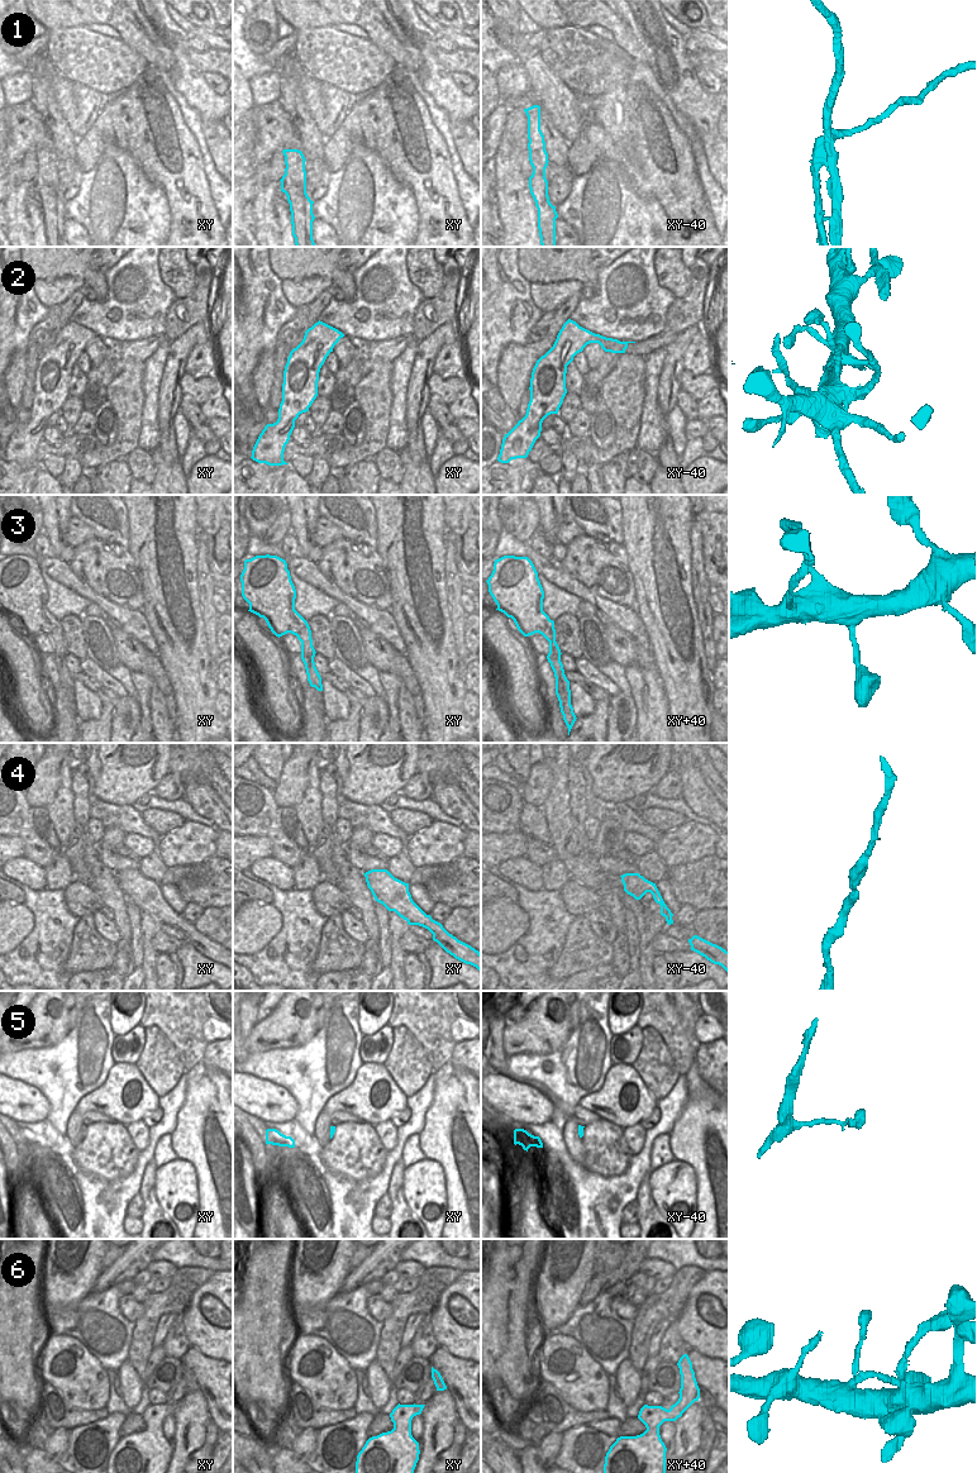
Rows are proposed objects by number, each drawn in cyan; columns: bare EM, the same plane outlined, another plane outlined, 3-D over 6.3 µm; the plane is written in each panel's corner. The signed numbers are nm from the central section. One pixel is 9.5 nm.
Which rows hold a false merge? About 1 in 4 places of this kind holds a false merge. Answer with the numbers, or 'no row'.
1, 2

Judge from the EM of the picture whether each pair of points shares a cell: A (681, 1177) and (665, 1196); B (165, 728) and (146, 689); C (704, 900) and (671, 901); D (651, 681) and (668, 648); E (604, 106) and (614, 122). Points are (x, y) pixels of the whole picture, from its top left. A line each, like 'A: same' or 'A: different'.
A: same
B: same
C: different
D: different
E: same

